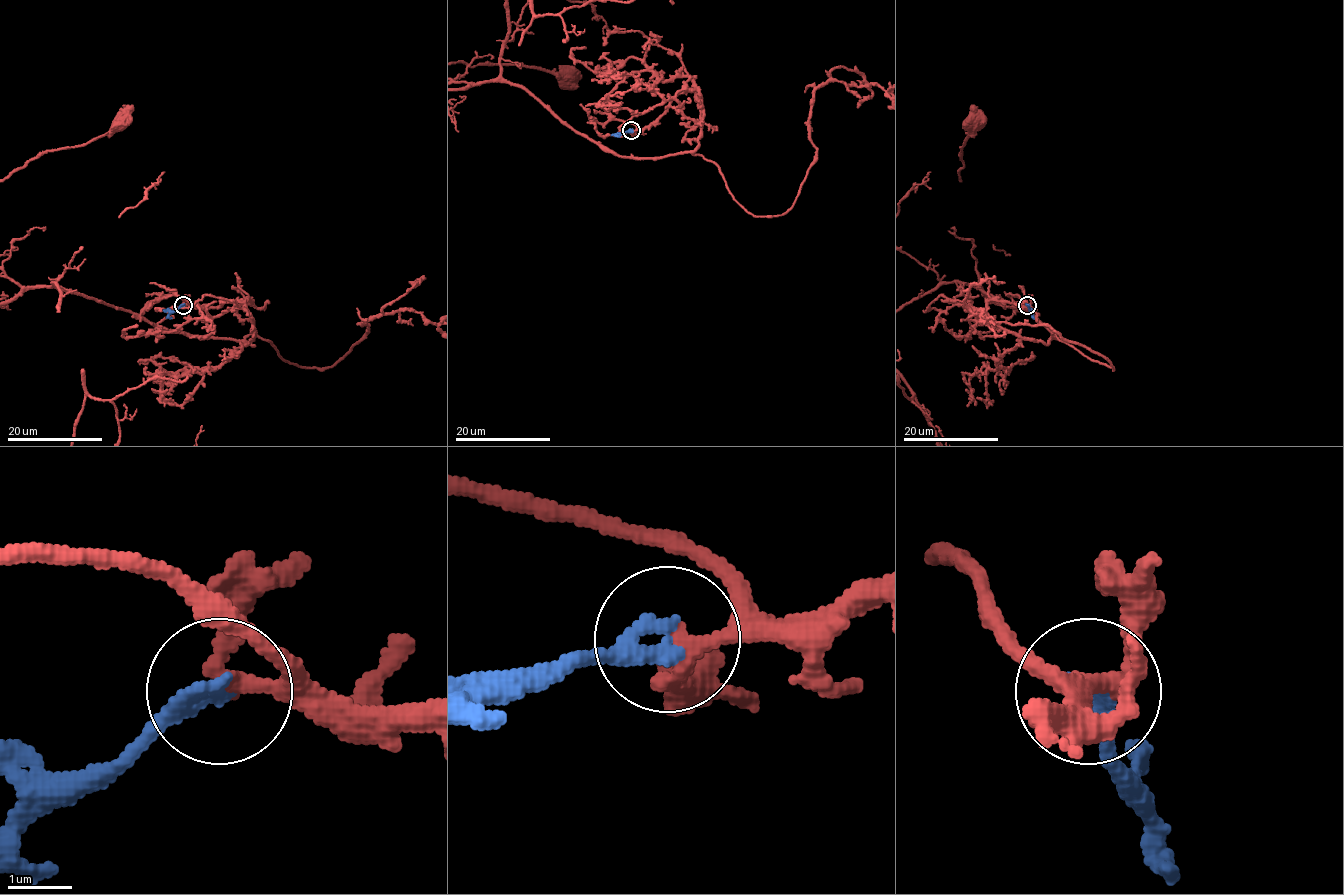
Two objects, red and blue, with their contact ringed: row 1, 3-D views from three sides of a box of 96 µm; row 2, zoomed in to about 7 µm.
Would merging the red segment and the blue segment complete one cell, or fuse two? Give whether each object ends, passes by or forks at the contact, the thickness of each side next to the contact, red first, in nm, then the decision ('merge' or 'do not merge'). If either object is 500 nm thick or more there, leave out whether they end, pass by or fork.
red passes by; blue ends there; 260 nm thick on the red side, 320 nm on the other; merge

